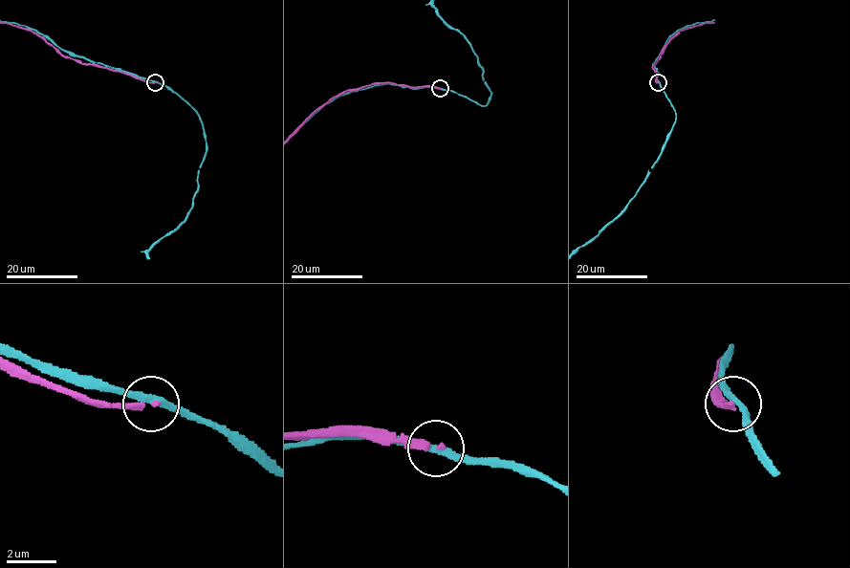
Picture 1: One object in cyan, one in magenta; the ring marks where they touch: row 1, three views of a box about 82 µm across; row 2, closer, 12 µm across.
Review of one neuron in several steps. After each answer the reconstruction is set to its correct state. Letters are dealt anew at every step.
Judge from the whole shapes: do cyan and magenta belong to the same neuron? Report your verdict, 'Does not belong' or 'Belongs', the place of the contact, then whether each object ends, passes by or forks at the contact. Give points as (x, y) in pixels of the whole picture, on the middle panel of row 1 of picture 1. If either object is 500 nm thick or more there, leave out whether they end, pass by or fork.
Does not belong. Place: (440, 88). At the ring cyan passes by. At the ring magenta ends

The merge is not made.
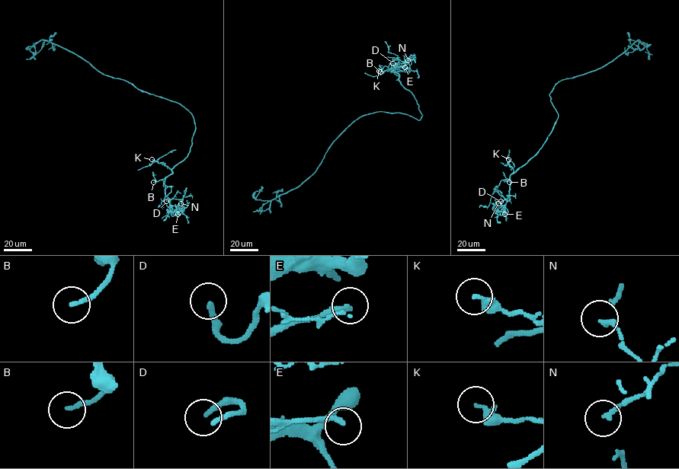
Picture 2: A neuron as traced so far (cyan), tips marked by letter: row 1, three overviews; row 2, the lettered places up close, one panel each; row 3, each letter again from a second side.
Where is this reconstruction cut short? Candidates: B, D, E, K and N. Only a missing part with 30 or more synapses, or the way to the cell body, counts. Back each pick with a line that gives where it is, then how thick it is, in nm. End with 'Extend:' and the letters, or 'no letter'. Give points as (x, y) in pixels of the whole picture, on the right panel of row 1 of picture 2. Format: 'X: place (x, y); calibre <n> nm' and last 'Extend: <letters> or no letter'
E: place (504, 214); calibre 200 nm
Extend: E

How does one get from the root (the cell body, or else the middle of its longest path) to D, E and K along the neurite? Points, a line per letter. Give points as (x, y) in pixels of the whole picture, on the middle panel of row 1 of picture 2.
D: (385, 112), (418, 119), (421, 117), (414, 96), (401, 84), (398, 74), (391, 72), (397, 67), (392, 63)
E: (385, 112), (418, 119), (421, 117), (414, 96), (401, 84), (398, 74), (391, 72), (405, 67)
K: (385, 112), (405, 113), (418, 119), (421, 117), (417, 100), (401, 84), (398, 76), (390, 71), (379, 71)

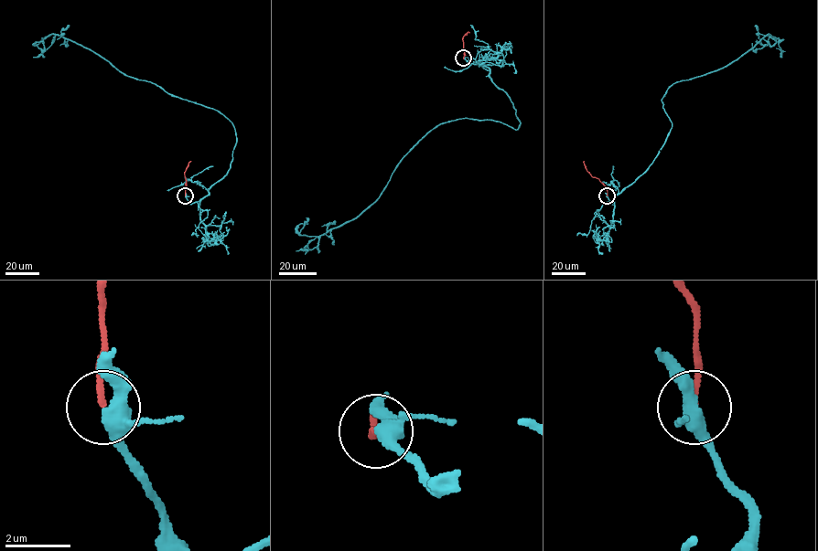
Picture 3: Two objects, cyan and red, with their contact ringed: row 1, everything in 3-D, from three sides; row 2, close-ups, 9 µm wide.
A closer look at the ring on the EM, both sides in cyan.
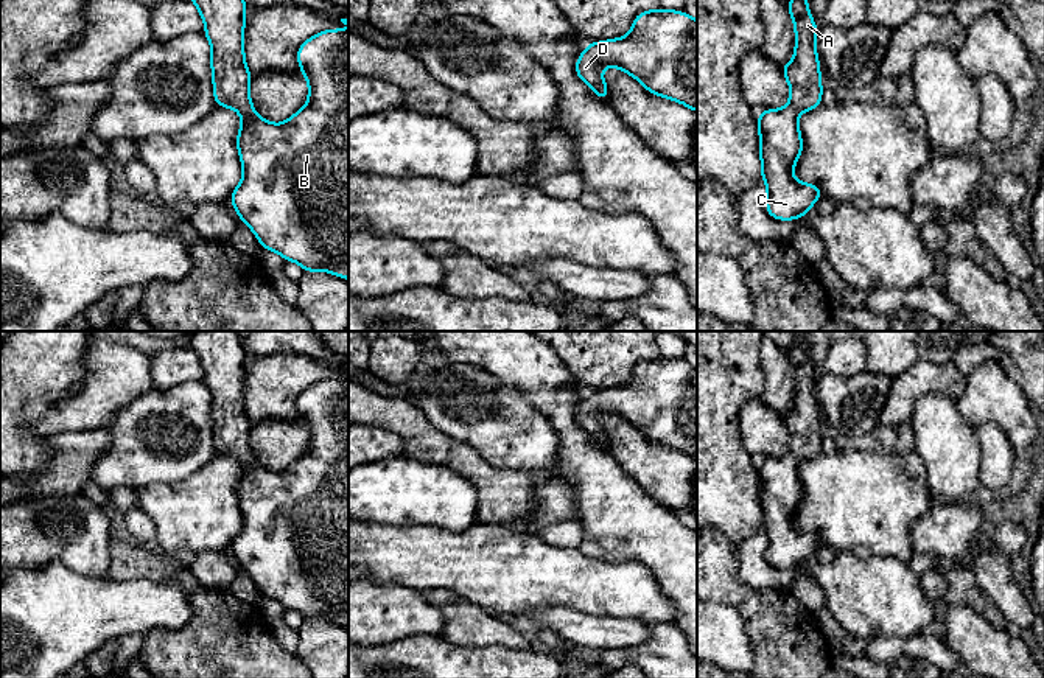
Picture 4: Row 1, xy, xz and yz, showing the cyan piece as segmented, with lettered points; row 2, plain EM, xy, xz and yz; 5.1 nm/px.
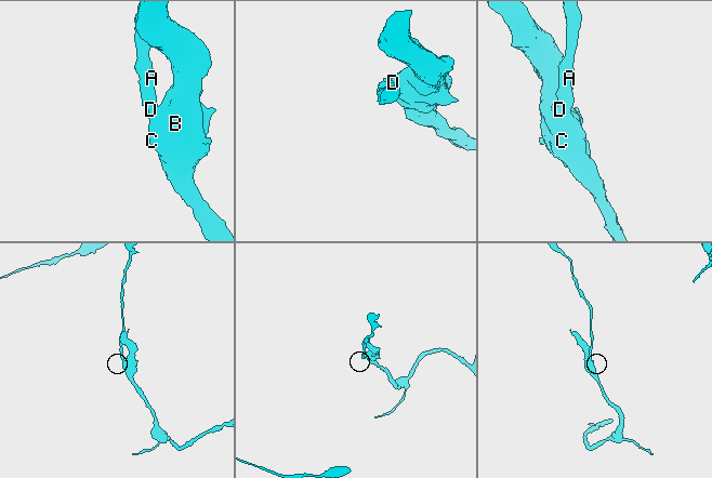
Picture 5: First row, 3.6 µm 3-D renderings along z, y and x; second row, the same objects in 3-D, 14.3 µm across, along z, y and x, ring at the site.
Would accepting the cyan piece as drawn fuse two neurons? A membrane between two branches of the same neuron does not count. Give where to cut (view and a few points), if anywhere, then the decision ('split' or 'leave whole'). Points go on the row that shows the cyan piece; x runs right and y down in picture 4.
no cut; leave whole

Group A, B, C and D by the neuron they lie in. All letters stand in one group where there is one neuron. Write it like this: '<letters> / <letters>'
A B C D

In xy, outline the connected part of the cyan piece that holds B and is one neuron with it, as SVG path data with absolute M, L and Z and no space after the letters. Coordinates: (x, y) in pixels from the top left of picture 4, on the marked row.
M191 0L212 45L216 106L241 114L236 148L243 179L230 202L261 247L299 263L305 272L327 271L349 280L349 31L325 30L297 50L308 79L308 103L285 123L263 120L249 96L252 73L244 62L244 0Z

